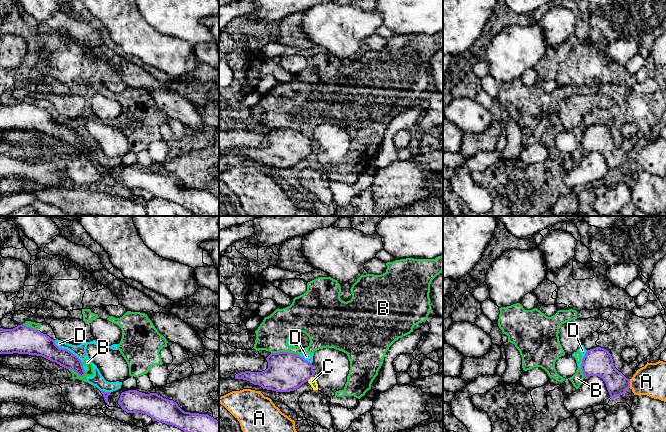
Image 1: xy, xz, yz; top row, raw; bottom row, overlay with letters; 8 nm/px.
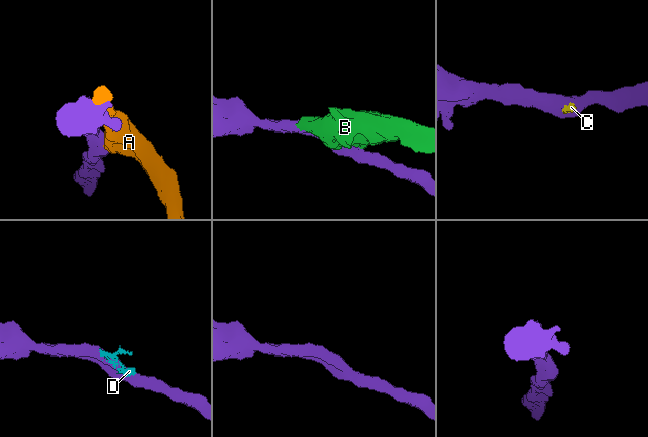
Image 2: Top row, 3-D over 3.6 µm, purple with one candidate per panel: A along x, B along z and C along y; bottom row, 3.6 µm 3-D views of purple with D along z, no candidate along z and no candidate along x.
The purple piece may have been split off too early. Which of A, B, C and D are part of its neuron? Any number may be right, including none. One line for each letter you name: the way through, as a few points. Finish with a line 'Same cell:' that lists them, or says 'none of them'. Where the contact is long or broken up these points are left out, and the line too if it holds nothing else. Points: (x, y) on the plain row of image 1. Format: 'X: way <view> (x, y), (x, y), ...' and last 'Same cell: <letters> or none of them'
Same cell: none of them

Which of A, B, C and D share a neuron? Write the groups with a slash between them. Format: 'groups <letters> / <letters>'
groups A / B C D

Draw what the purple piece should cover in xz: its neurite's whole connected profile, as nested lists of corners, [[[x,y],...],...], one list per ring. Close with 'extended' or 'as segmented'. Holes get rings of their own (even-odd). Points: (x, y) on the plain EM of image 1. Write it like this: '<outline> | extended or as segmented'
[[[289,128],[271,129],[266,136],[268,144],[265,147],[240,148],[235,151],[235,155],[247,156],[267,166],[290,168],[314,153],[312,139],[300,131]]] | as segmented

